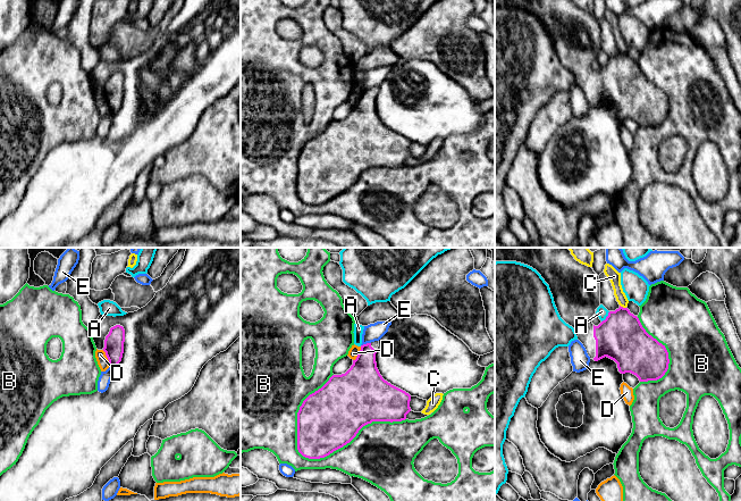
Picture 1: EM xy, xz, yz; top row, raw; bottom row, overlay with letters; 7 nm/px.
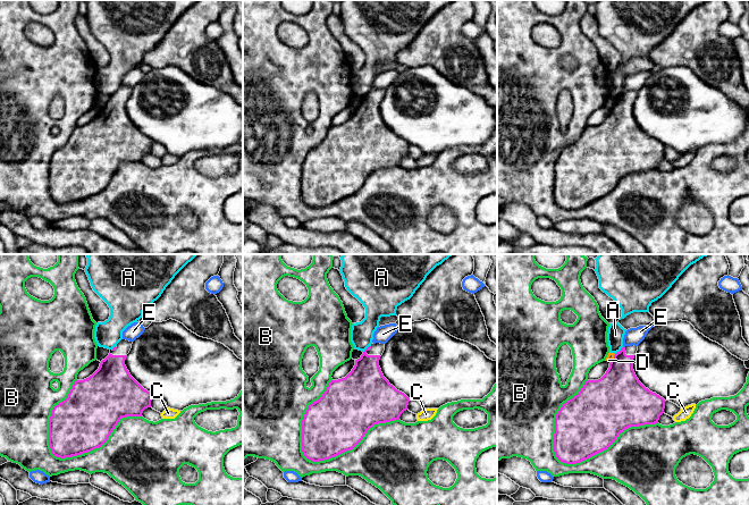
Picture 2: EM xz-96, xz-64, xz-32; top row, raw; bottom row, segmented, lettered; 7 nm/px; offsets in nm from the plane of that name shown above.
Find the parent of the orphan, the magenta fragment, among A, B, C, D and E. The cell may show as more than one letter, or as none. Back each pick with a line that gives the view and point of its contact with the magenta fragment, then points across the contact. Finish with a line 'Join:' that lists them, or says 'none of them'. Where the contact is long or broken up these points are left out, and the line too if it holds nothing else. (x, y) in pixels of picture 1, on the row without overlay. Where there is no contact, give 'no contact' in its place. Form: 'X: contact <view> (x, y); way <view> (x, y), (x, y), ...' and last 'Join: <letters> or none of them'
Join: none of them

